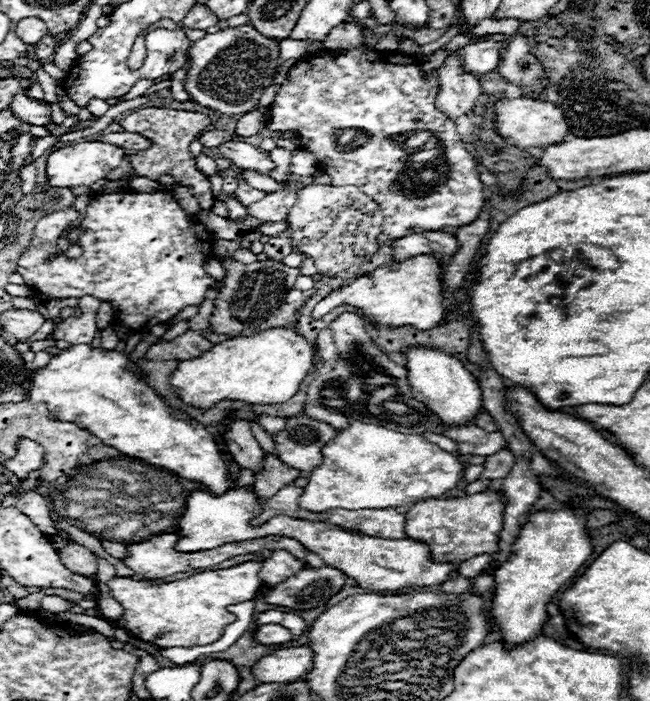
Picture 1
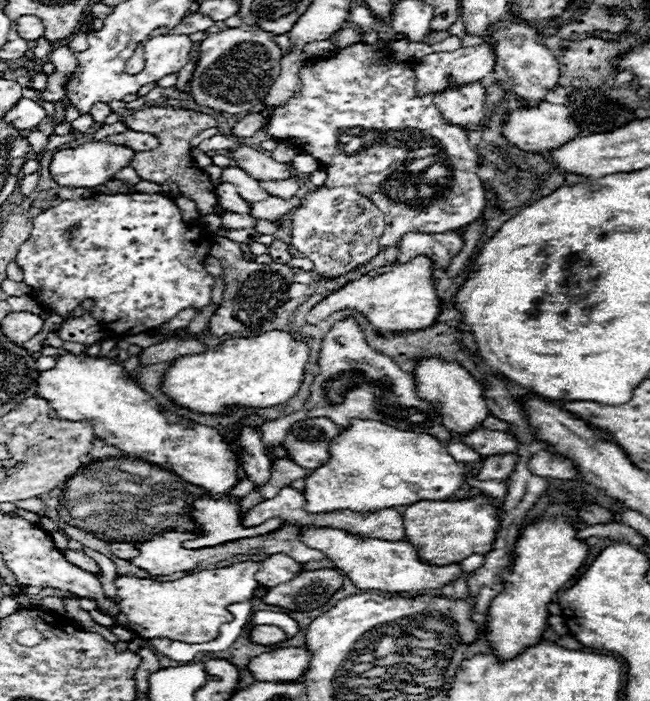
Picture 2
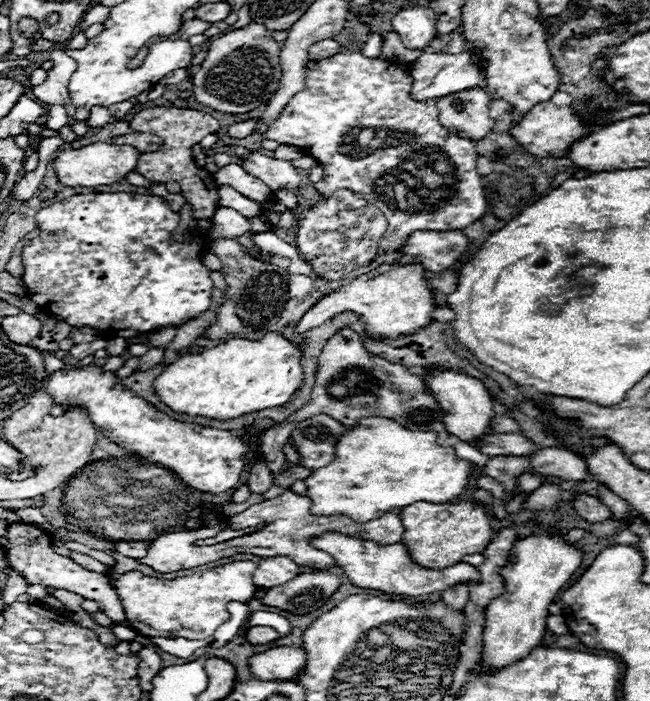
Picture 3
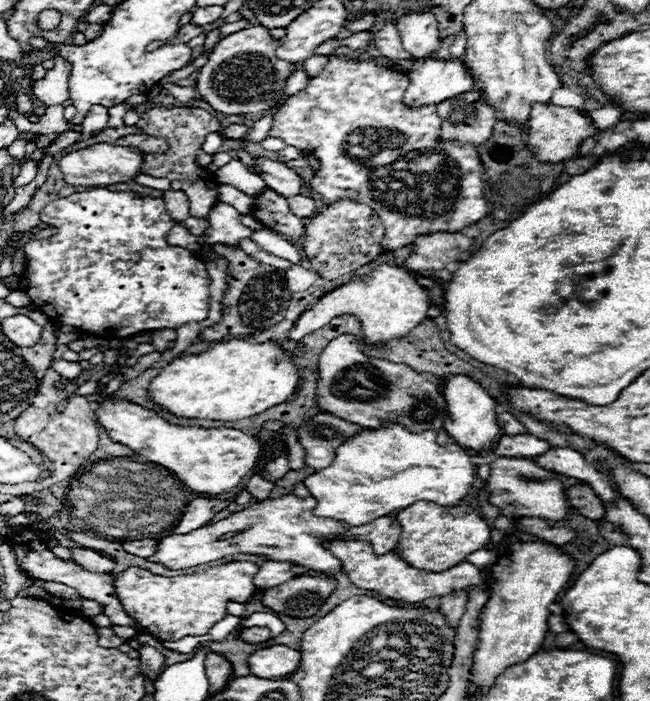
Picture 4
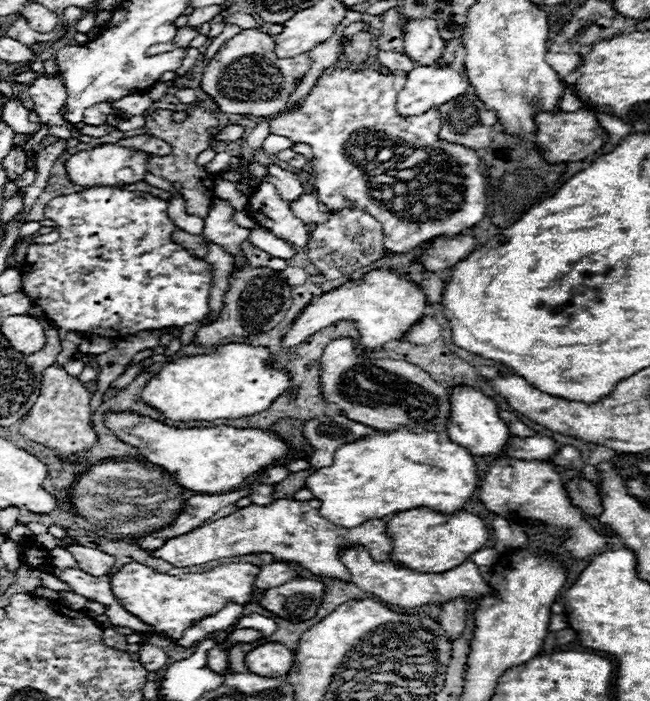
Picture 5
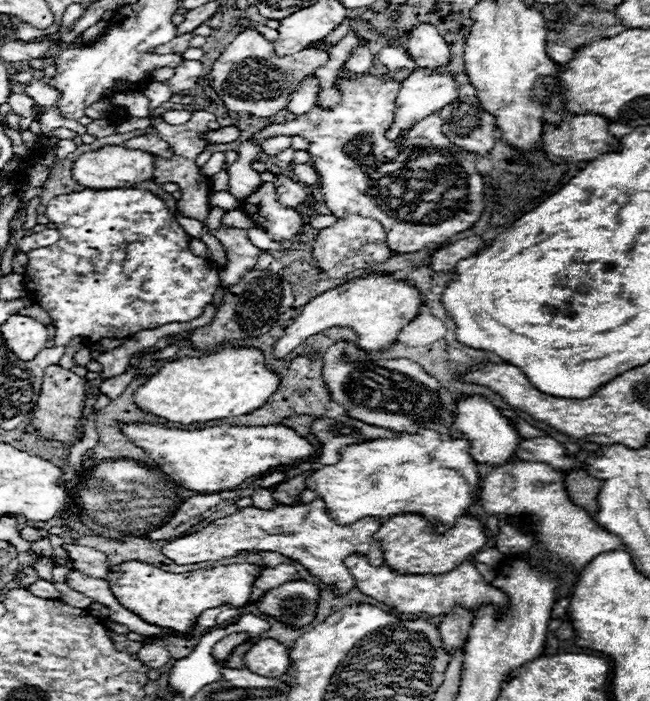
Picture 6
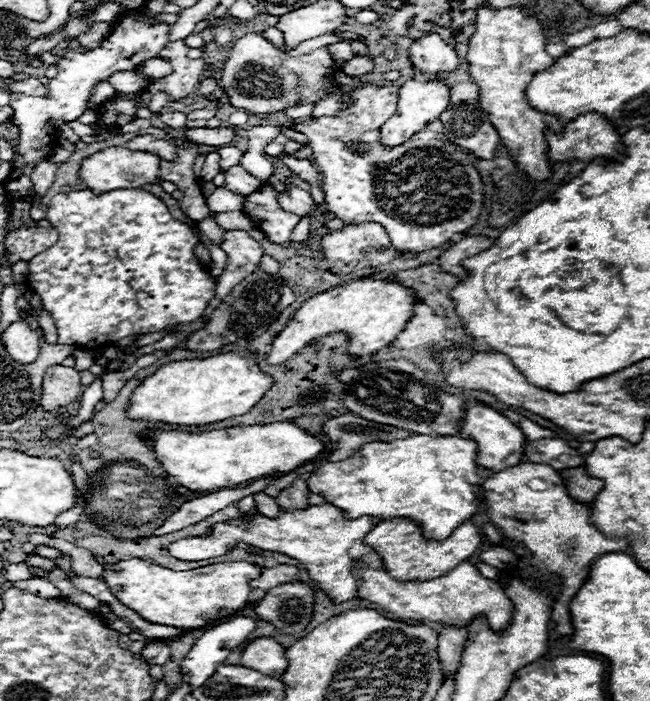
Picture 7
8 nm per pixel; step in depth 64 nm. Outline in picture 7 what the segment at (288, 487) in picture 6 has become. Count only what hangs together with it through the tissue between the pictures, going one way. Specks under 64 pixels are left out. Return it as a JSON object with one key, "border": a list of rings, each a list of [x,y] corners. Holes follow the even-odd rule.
{"border":[[[302,474],[298,480],[294,480],[294,484],[290,488],[282,490],[278,494],[278,498],[276,498],[280,508],[284,508],[284,510],[308,508],[308,494],[310,494],[310,490],[308,490],[306,482],[308,482],[308,474]]]}

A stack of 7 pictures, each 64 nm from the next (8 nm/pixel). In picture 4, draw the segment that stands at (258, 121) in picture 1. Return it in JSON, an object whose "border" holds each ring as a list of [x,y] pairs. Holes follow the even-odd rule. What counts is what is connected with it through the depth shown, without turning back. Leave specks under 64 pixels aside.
{"border":[[[230,124],[228,128],[222,130],[222,138],[230,138],[230,140],[240,140],[244,138],[248,132],[248,128],[244,124]]]}

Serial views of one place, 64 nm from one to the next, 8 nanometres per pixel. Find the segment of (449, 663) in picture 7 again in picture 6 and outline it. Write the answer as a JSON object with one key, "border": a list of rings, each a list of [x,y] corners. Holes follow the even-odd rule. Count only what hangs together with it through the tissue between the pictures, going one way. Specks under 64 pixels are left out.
{"border":[[[456,608],[454,614],[442,618],[440,638],[448,654],[456,652],[458,648],[464,648],[464,642],[470,630],[470,622],[472,622],[472,612],[466,612],[462,608]]]}

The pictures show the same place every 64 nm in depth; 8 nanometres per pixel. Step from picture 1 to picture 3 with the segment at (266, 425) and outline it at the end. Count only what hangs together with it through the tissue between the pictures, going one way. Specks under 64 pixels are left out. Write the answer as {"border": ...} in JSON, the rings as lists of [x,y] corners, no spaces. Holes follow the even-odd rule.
{"border":[[[344,328],[338,334],[334,334],[326,348],[318,356],[318,372],[316,372],[316,384],[312,388],[312,400],[306,404],[306,408],[300,408],[294,412],[286,422],[276,424],[274,428],[266,430],[260,438],[260,450],[266,458],[266,466],[272,470],[272,476],[286,470],[286,456],[282,452],[284,448],[284,426],[290,422],[302,422],[304,418],[312,418],[314,414],[328,414],[334,420],[342,422],[344,426],[352,428],[362,418],[380,416],[390,418],[402,424],[408,430],[434,430],[436,434],[446,432],[442,426],[442,408],[438,400],[432,396],[432,392],[426,388],[424,380],[416,374],[410,374],[404,366],[386,362],[362,346],[360,336]]]}

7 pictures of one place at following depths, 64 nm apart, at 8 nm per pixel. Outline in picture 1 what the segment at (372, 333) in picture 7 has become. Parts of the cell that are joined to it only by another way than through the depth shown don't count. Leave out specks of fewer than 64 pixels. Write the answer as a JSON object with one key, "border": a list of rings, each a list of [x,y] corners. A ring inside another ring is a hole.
{"border":[[[420,254],[406,262],[394,262],[390,266],[376,268],[374,272],[368,272],[366,276],[360,276],[348,286],[342,286],[338,290],[332,290],[324,300],[320,300],[314,310],[312,318],[318,320],[336,306],[350,304],[360,308],[370,322],[382,324],[386,328],[400,328],[410,326],[418,330],[430,330],[438,326],[444,320],[444,294],[442,294],[442,270],[434,256]]]}

